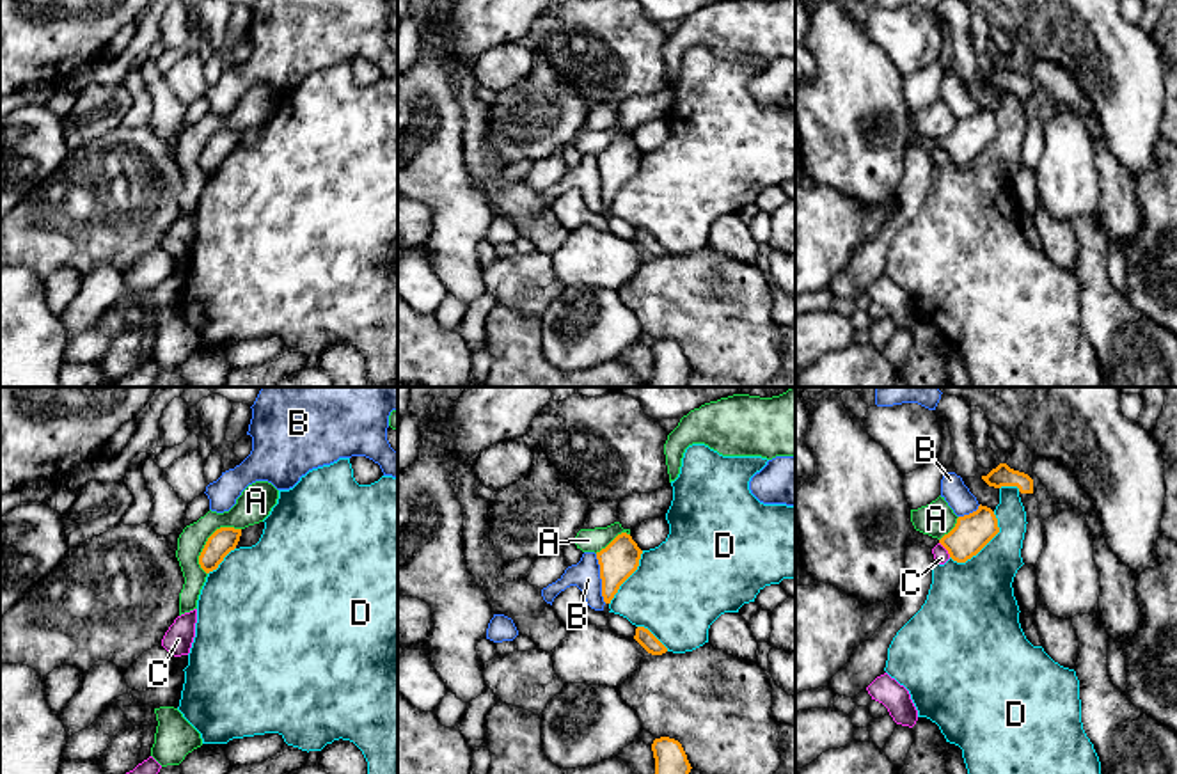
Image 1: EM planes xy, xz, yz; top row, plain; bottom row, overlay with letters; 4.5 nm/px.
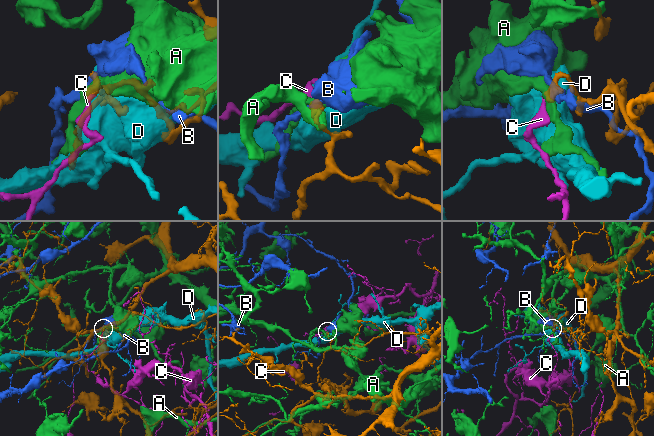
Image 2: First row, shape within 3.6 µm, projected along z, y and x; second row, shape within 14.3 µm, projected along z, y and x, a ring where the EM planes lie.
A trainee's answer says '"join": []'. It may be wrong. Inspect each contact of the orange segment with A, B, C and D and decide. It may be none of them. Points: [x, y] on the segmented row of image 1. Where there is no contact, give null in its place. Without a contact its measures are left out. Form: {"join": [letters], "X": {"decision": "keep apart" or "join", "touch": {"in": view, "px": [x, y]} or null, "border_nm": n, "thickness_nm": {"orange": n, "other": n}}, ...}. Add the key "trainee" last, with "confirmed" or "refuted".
{"join": [], "A": {"decision": "keep apart", "touch": {"in": "xy", "px": [208, 540]}, "border_nm": 260, "thickness_nm": {"orange": 120, "other": 150}}, "B": {"decision": "keep apart", "touch": {"in": "xz", "px": [600, 577]}, "border_nm": 220, "thickness_nm": {"orange": 170, "other": 130}}, "C": {"decision": "keep apart", "touch": {"in": "yz", "px": [945, 547]}, "border_nm": 90, "thickness_nm": {"orange": 170, "other": 70}}, "D": {"decision": "keep apart", "touch": {"in": "yz", "px": [986, 544]}, "border_nm": 300, "thickness_nm": {"orange": 170, "other": 340}}, "trainee": "confirmed"}

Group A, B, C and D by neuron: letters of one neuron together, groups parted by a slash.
A / B / C / D

